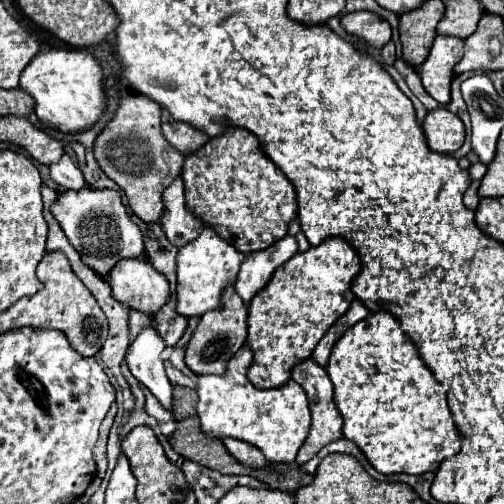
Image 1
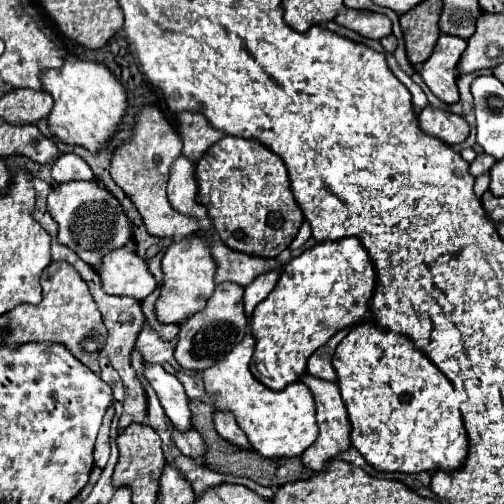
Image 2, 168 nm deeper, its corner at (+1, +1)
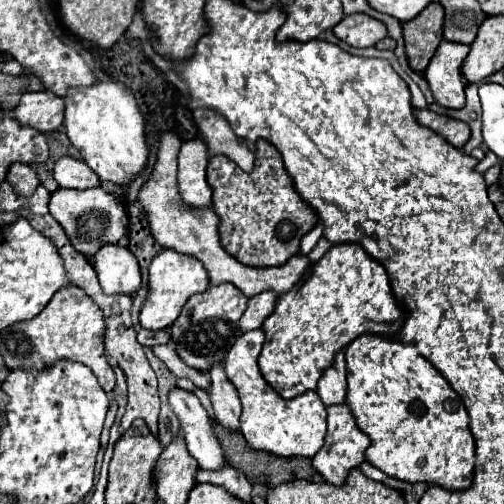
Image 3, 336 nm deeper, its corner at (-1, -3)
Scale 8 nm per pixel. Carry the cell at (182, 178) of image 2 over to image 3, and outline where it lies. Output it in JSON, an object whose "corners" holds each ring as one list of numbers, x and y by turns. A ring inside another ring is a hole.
{"corners":[[187,141,179,153,179,171,177,171,177,189,187,207,205,209,211,207,211,187,205,179,207,167,207,147,203,141]]}

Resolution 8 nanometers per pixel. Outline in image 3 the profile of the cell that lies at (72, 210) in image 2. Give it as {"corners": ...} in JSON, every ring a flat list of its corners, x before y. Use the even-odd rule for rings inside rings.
{"corners":[[101,187,83,189,83,191,57,189,51,195,49,213,65,229,73,249,77,253,85,255,87,259,91,259,103,245,107,245,107,243,115,245,121,237,127,235,127,213,125,213,123,205,111,193,103,191]]}

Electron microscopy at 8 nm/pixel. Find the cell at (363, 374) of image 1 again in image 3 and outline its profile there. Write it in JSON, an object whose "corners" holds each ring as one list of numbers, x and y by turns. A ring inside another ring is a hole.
{"corners":[[359,335,345,349,347,407,357,427,371,437,365,459,401,481,437,483,461,491,473,481,475,443,461,397,441,373,419,355,415,345]]}

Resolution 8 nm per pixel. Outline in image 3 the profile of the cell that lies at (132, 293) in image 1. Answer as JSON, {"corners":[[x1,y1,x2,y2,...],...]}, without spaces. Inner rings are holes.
{"corners":[[103,245,93,257,105,295,133,295,141,287,141,269,127,247]]}

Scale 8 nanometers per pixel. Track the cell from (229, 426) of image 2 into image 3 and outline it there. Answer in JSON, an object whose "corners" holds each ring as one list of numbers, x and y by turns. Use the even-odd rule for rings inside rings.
{"corners":[[223,363,213,365,209,375,211,375,209,395,215,411,215,421,229,431,239,431,241,401,239,395,235,393,235,387,227,381,227,375,223,373]]}

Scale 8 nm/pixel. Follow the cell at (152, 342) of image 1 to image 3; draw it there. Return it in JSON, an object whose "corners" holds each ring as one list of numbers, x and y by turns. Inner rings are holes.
{"corners":[[181,387,169,391,169,405,179,419,183,439,189,453,197,459,203,469,219,469,227,465,223,449,211,429,211,419,199,399]]}

